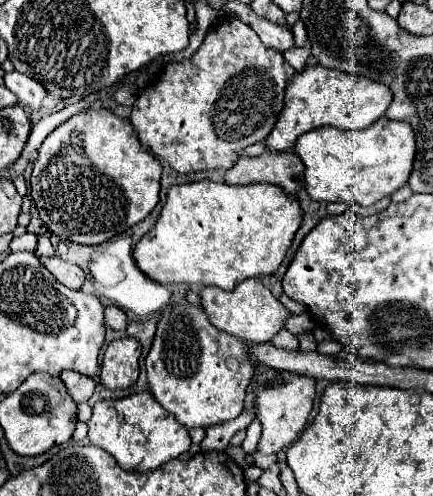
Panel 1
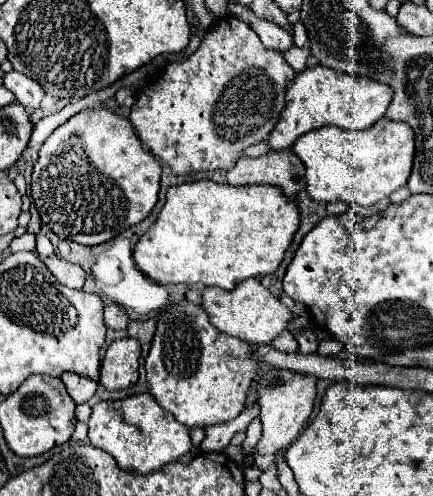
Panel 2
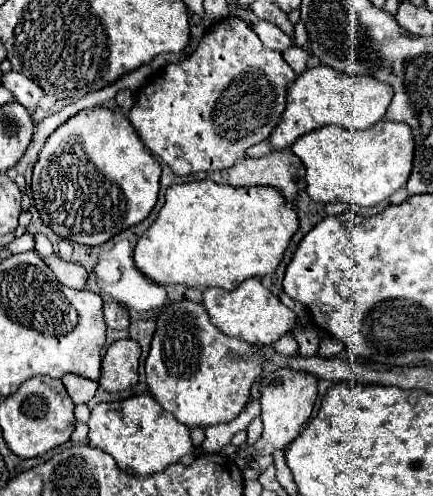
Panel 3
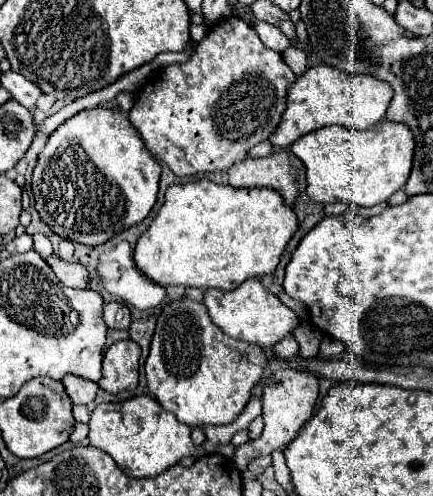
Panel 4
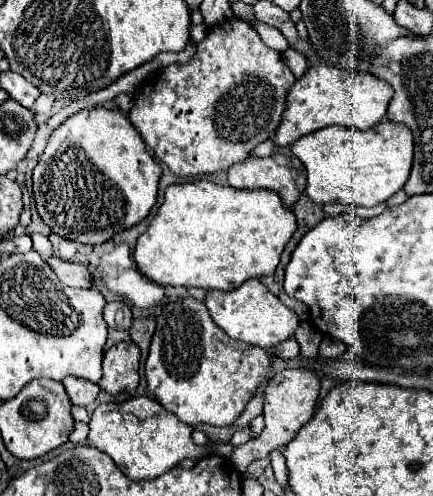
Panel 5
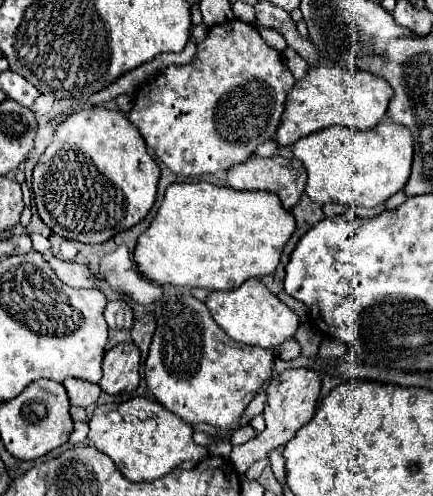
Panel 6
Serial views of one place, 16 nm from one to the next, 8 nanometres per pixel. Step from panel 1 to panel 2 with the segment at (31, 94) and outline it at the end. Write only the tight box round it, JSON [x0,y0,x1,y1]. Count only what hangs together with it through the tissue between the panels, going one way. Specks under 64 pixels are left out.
[2,70,44,110]

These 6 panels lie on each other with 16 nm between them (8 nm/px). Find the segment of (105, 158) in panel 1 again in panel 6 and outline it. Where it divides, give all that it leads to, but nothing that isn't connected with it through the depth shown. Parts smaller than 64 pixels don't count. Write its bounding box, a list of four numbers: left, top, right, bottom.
[34,108,160,244]

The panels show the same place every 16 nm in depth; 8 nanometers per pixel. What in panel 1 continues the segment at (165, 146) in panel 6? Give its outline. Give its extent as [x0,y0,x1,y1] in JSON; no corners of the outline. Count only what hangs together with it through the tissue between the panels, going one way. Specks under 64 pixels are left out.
[130,18,294,174]

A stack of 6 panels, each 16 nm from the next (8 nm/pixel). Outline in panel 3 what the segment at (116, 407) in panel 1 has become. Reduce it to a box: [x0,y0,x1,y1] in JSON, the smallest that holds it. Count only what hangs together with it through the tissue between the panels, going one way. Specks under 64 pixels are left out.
[88,394,204,476]

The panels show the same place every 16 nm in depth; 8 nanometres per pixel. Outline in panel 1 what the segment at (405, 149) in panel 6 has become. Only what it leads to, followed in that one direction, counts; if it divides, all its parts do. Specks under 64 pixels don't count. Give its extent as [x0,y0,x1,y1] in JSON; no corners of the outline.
[294,118,416,206]

